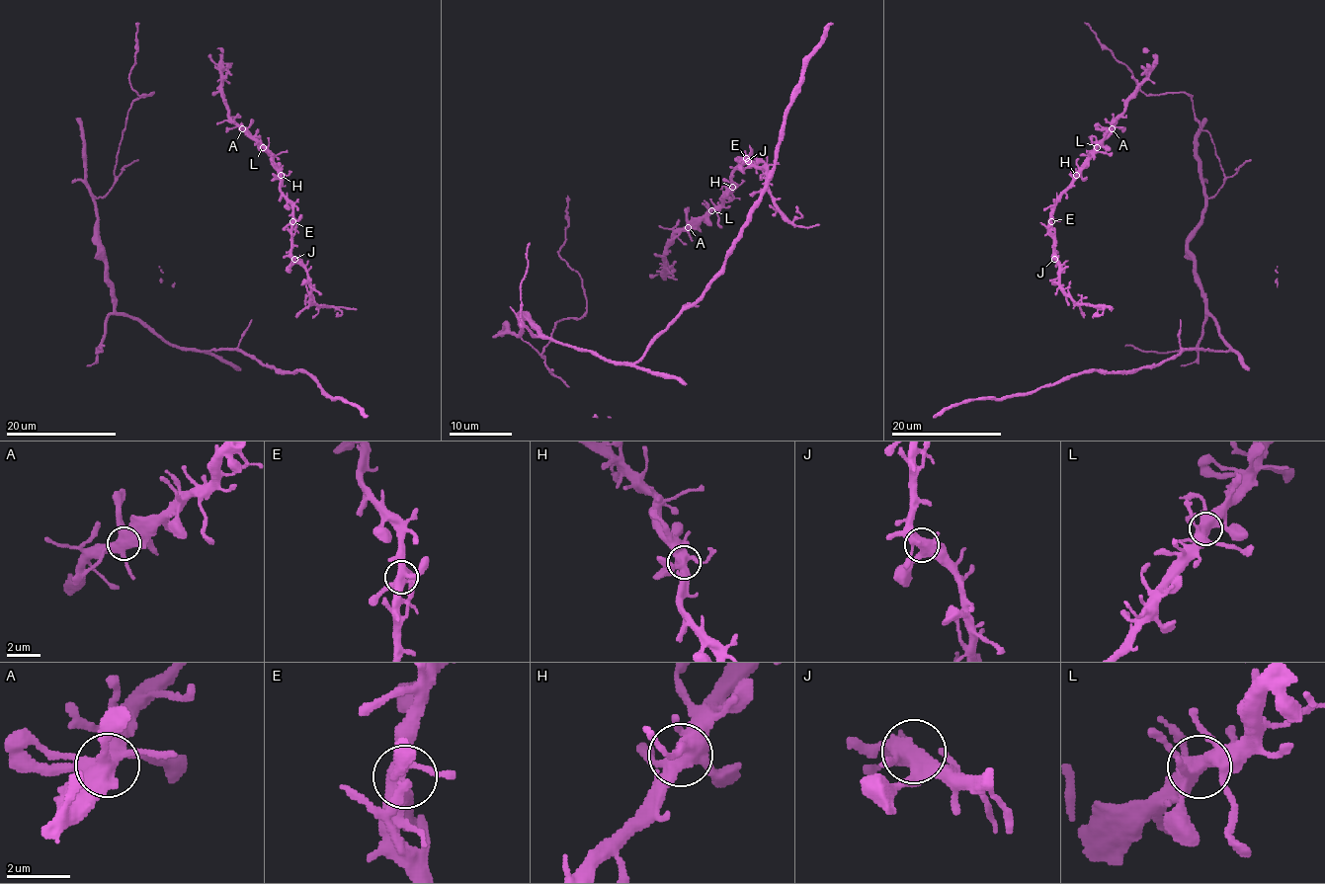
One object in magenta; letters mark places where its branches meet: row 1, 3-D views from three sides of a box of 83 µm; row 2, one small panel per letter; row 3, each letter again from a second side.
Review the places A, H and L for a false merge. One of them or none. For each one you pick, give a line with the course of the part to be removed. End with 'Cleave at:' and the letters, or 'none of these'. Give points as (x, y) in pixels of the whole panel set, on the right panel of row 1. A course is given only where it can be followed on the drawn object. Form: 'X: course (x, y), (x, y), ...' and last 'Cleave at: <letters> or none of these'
Cleave at: none of these

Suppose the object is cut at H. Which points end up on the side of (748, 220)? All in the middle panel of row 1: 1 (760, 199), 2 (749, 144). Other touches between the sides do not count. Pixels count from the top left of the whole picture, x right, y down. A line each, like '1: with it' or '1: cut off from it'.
1: with it
2: cut off from it

